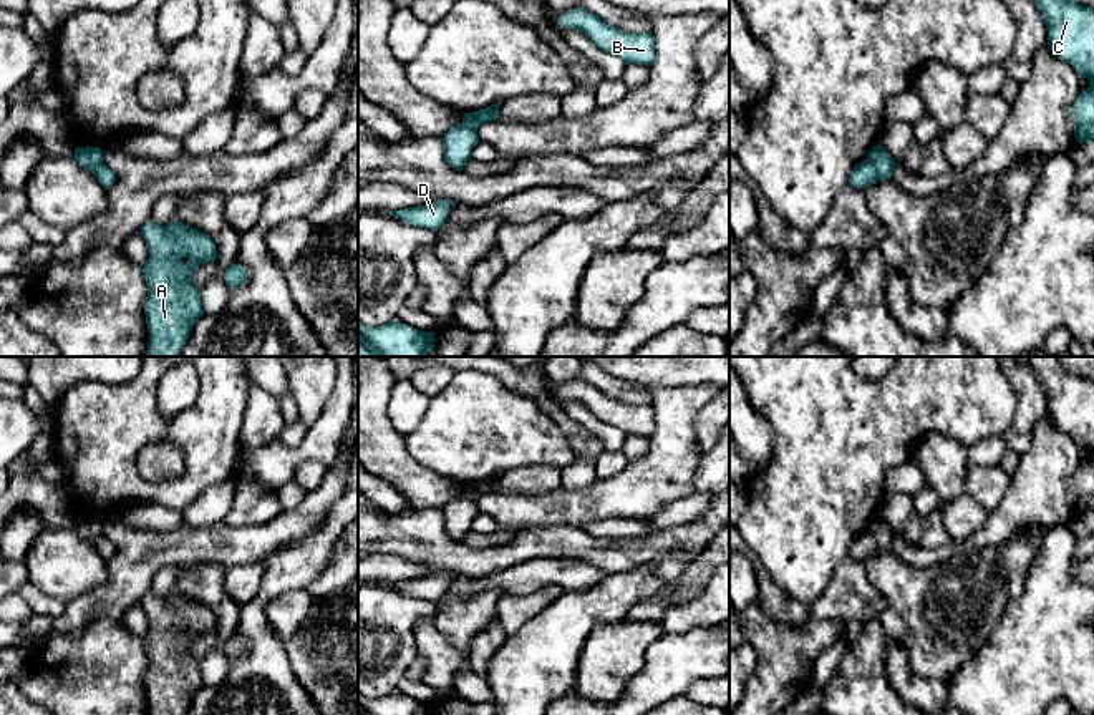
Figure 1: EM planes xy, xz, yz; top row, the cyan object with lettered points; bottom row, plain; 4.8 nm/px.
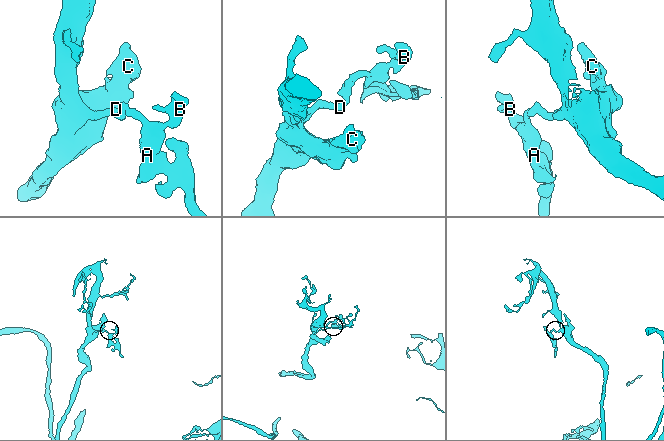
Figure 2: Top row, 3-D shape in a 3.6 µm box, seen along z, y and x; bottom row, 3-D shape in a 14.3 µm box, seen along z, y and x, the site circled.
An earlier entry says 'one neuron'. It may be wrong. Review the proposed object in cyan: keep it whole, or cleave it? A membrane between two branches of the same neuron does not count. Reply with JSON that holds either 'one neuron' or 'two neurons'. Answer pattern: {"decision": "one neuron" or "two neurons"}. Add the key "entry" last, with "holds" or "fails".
{"decision": "two neurons", "entry": "fails"}

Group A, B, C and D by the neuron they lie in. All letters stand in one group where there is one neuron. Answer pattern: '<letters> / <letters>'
A B / C D

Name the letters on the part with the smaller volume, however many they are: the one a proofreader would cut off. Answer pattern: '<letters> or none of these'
A, B

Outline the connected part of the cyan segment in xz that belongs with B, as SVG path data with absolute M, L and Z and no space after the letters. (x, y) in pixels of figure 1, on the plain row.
M583 378L562 385L557 390L557 398L583 403L597 420L622 430L625 435L651 438L655 433L655 406L651 403L622 403L588 385Z

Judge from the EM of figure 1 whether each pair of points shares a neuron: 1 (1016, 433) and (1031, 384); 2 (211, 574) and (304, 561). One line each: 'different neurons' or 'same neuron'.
1: same neuron
2: different neurons

